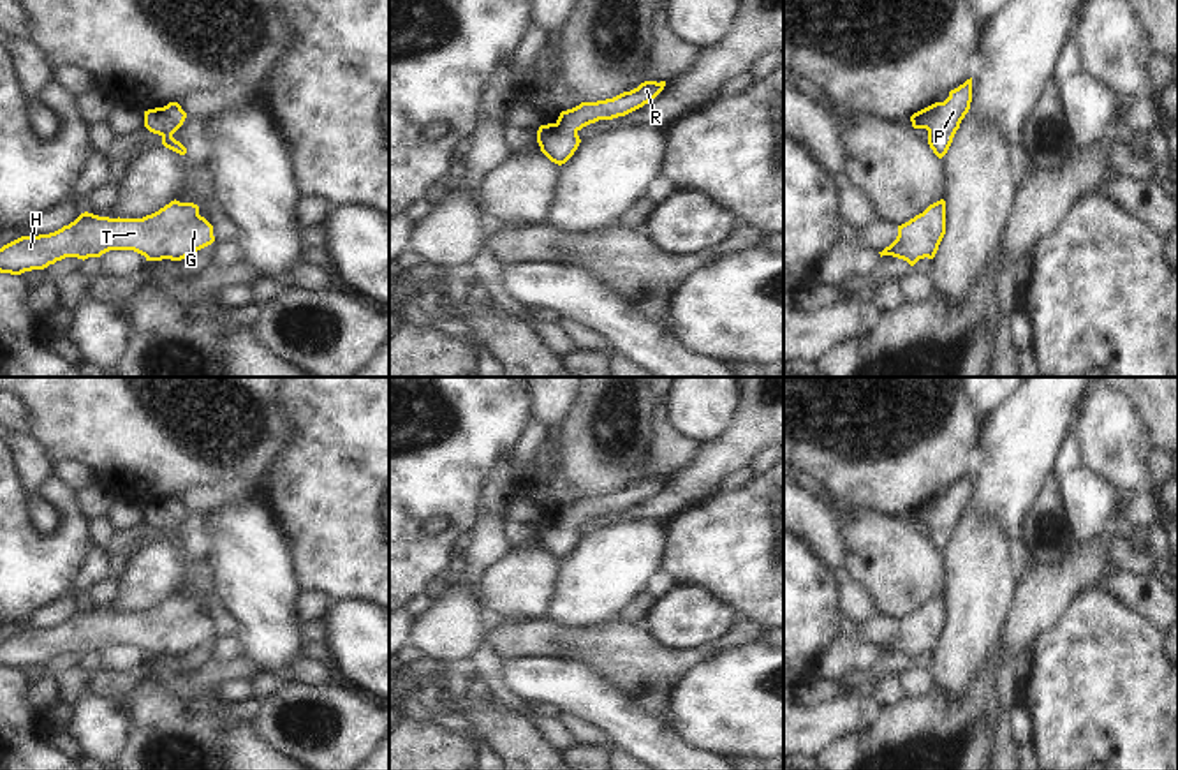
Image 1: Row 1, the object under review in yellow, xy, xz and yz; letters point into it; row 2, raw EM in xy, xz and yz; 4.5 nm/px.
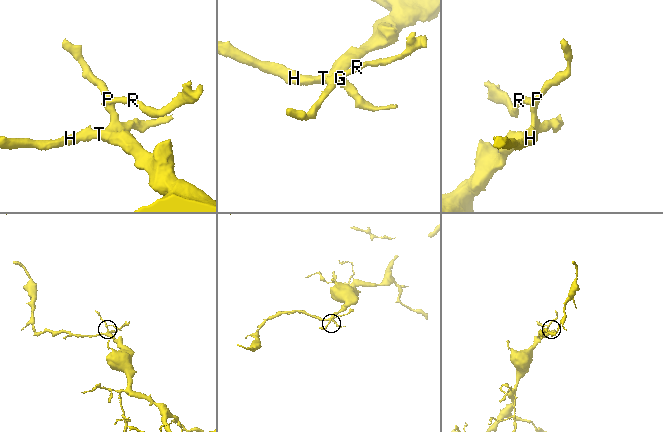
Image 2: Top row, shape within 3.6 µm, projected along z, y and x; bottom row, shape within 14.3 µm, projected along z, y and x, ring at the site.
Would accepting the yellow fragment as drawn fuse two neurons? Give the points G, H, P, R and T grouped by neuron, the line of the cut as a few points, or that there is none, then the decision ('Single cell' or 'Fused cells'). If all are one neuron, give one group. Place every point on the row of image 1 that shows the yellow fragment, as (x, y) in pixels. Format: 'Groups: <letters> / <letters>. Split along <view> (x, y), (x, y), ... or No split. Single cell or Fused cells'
Groups: G H P R T. No split. Single cell.

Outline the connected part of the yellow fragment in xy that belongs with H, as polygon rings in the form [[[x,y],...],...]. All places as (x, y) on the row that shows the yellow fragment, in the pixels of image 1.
[[[171,201],[143,218],[109,218],[81,213],[62,229],[21,236],[0,248],[0,273],[44,270],[65,257],[100,257],[109,250],[134,250],[146,261],[181,261],[215,241],[213,226],[194,203]]]

